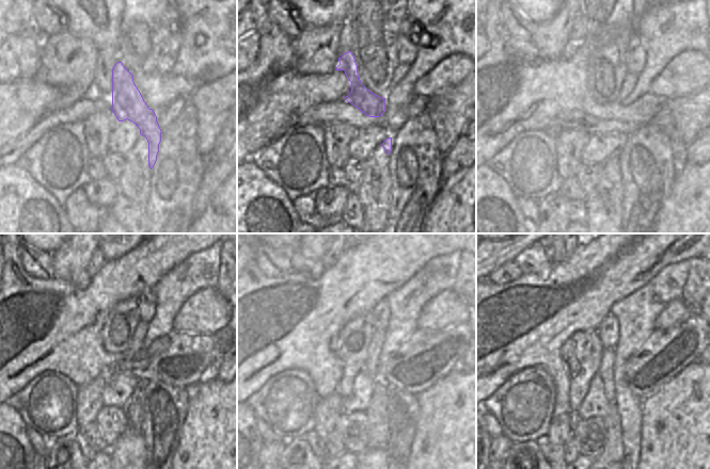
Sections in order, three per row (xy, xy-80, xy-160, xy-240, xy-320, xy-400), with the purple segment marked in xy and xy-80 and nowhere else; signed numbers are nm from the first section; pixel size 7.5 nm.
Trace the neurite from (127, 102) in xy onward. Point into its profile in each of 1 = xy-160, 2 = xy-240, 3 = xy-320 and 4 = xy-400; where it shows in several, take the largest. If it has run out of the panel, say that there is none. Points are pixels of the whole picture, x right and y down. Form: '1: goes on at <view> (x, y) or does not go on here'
1: goes on at xy-160 (579, 28)
2: goes on at xy-240 (97, 260)
3: goes on at xy-320 (332, 255)
4: goes on at xy-400 (556, 255)

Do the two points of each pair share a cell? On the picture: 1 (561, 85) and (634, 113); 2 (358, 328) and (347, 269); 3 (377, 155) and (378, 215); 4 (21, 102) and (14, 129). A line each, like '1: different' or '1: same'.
1: same
2: different
3: same
4: same

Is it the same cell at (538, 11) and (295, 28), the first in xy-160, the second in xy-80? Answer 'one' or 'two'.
two

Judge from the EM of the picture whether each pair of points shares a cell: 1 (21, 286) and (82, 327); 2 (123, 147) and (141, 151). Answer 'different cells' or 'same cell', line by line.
1: same cell
2: different cells

